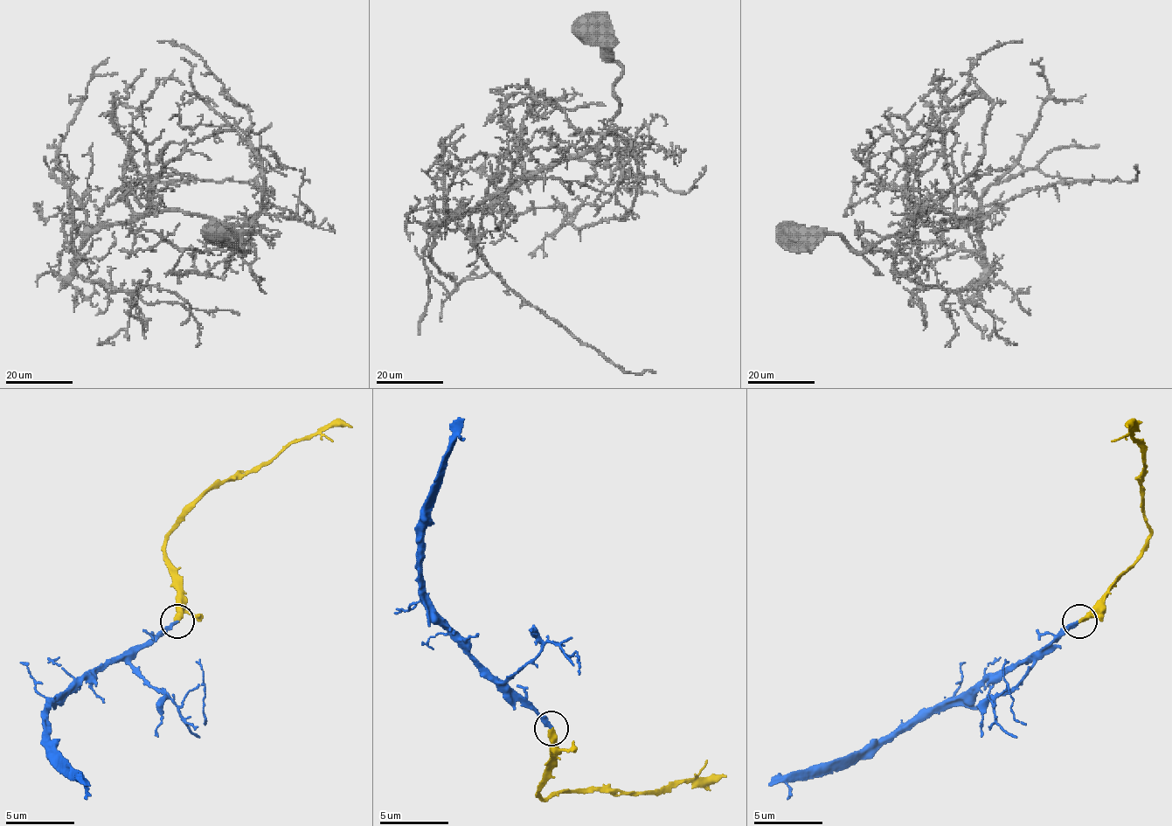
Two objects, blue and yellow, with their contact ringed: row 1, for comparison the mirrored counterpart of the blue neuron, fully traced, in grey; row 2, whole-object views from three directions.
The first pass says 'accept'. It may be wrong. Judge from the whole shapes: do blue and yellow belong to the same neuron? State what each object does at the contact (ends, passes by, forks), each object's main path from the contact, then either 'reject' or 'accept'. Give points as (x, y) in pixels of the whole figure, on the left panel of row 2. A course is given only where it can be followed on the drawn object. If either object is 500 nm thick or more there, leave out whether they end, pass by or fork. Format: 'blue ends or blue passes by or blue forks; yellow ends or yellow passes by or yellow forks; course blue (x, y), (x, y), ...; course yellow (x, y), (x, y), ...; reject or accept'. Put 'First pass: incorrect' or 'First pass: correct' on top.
First pass: correct
blue ends; yellow ends; course blue (178, 620), (105, 669), (88, 672), (46, 710), (46, 734), (64, 759), (92, 786); course yellow (178, 620), (178, 572), (164, 554), (171, 530), (212, 489), (258, 471), (299, 440), (330, 426), (351, 426); accept

